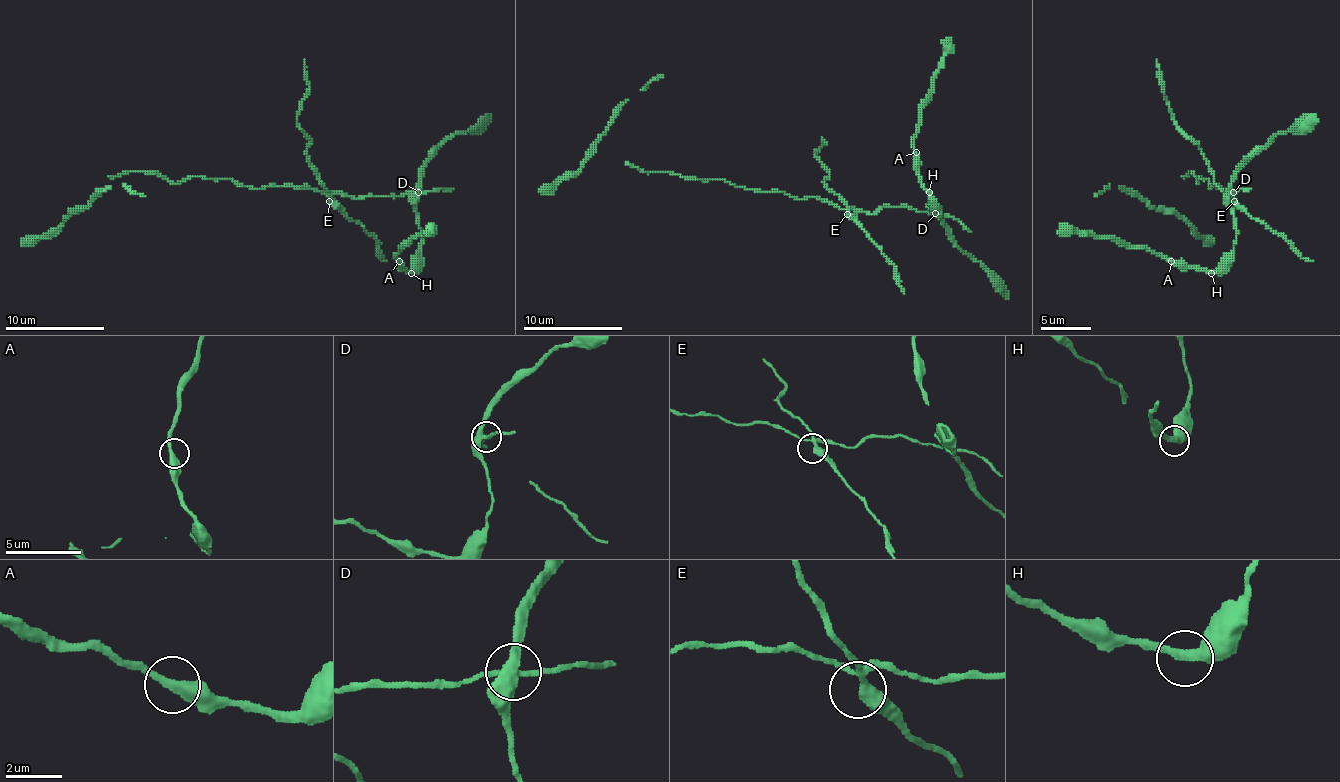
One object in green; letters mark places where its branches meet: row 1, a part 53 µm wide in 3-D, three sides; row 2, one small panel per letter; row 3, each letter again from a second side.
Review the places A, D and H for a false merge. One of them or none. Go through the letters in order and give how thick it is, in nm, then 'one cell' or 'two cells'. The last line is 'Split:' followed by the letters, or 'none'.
A: 360 nm | one cell
D: 360 nm | two cells
H: 320 nm | one cell
Split: D

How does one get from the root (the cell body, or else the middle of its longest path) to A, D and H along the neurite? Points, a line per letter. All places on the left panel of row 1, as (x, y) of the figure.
A: (314, 189), (354, 199), (411, 194), (421, 231), (421, 261), (411, 271), (406, 271), (399, 261)
D: (314, 189), (354, 199), (399, 196), (419, 191)
H: (314, 189), (354, 199), (411, 194), (421, 231), (421, 261), (411, 273)

